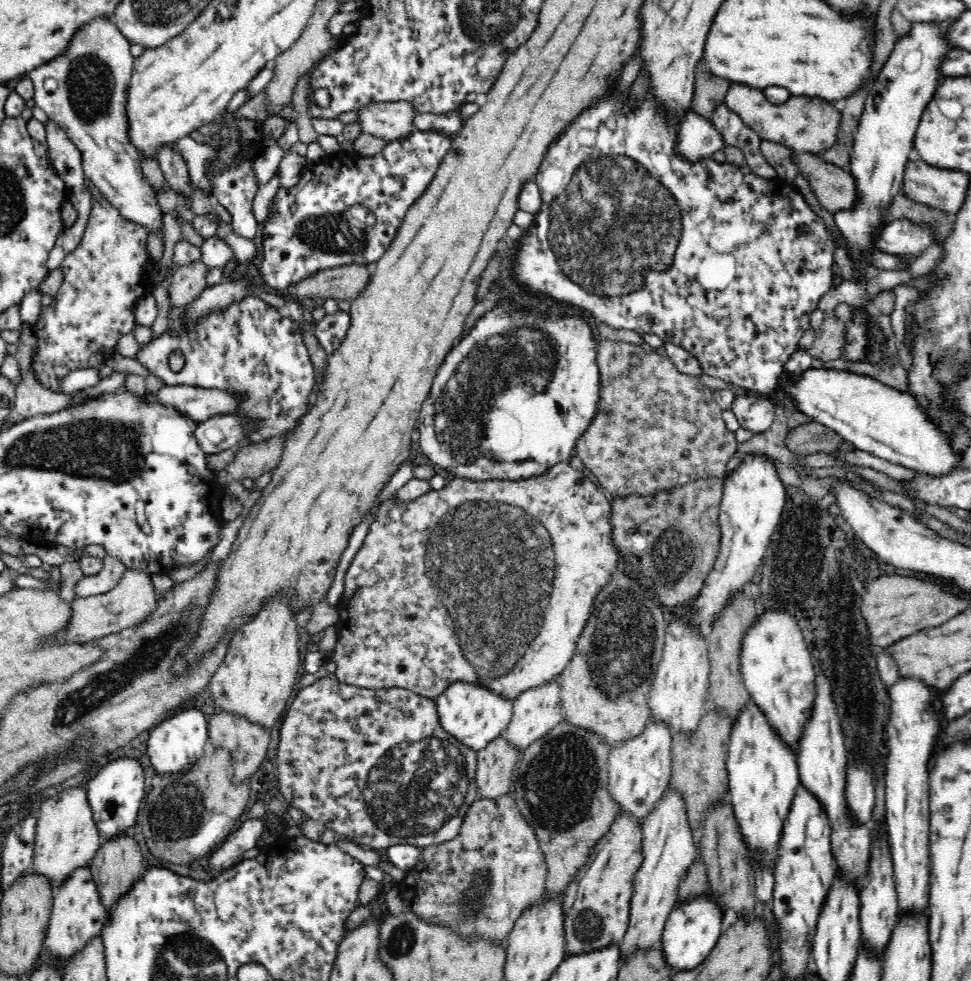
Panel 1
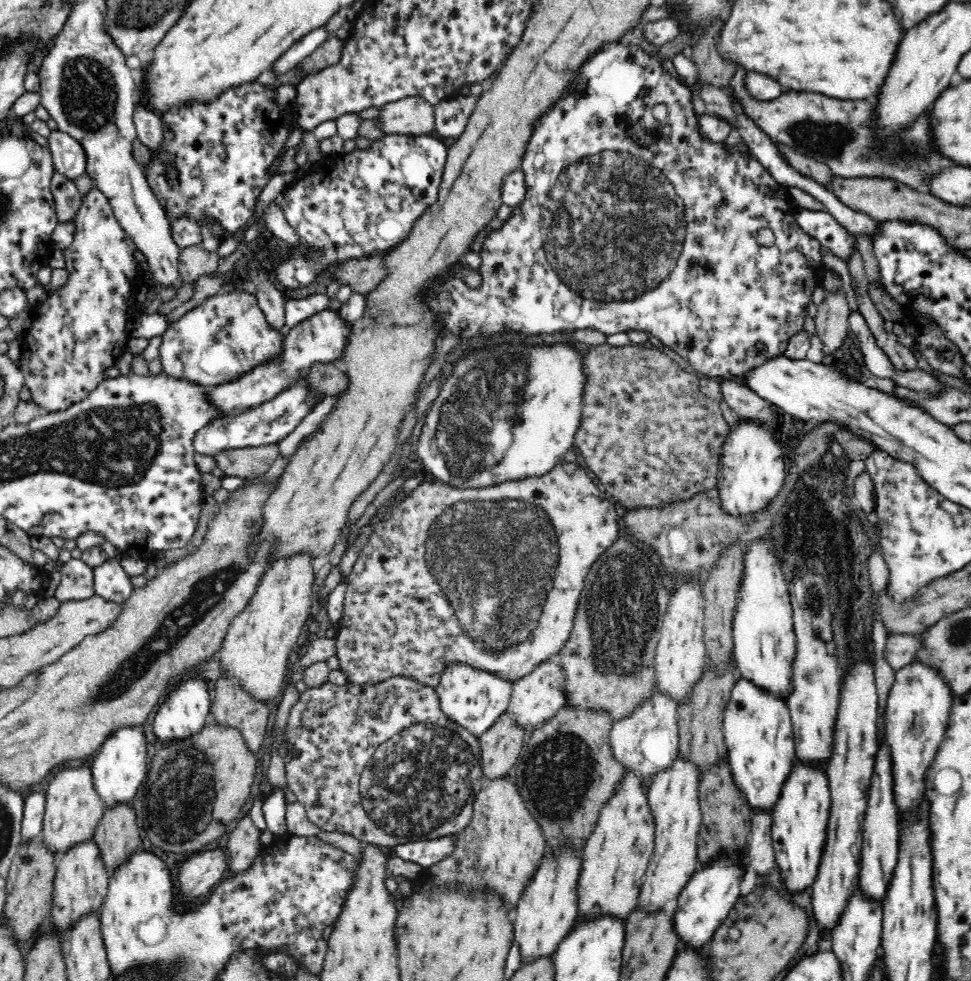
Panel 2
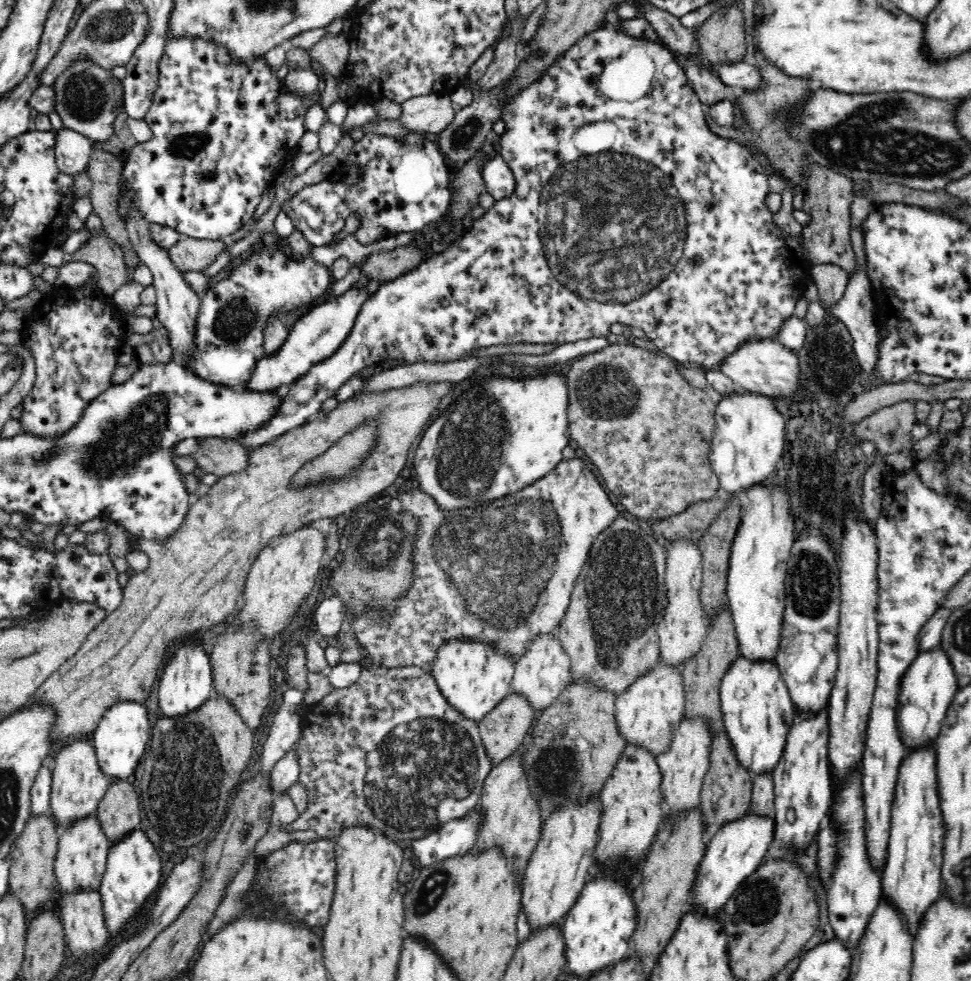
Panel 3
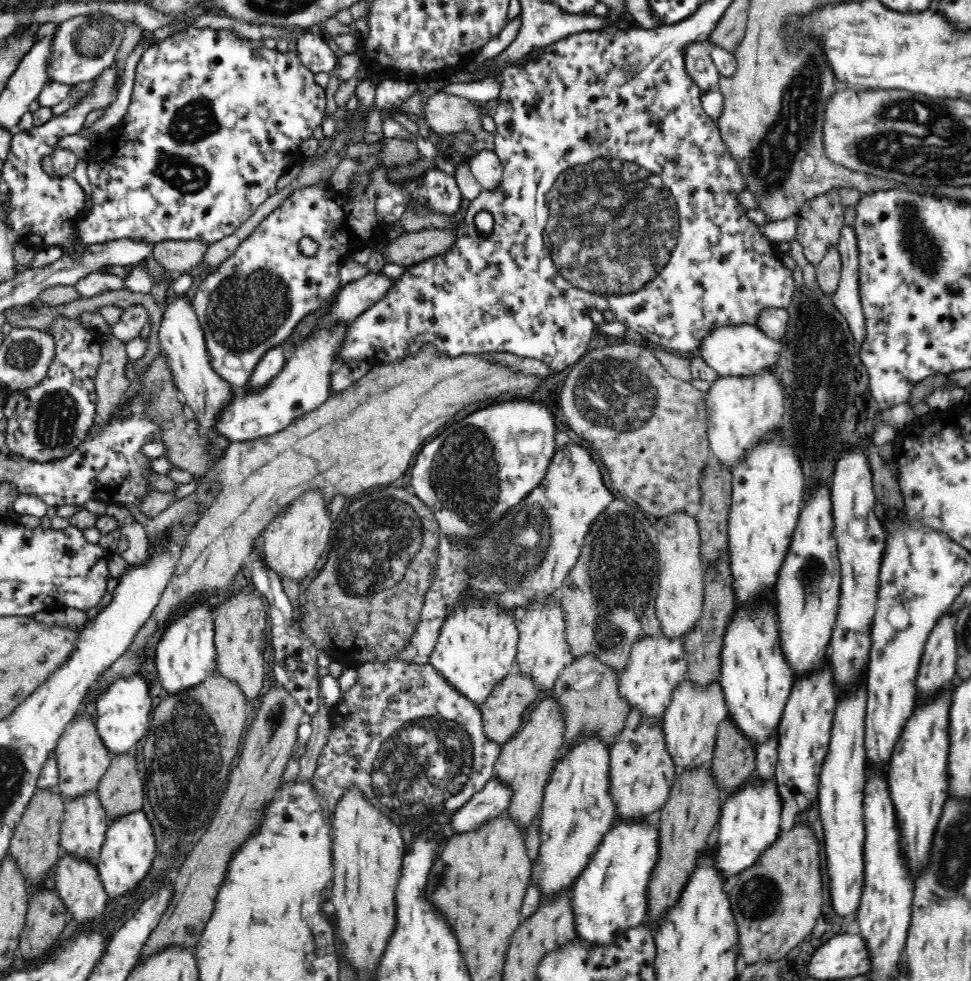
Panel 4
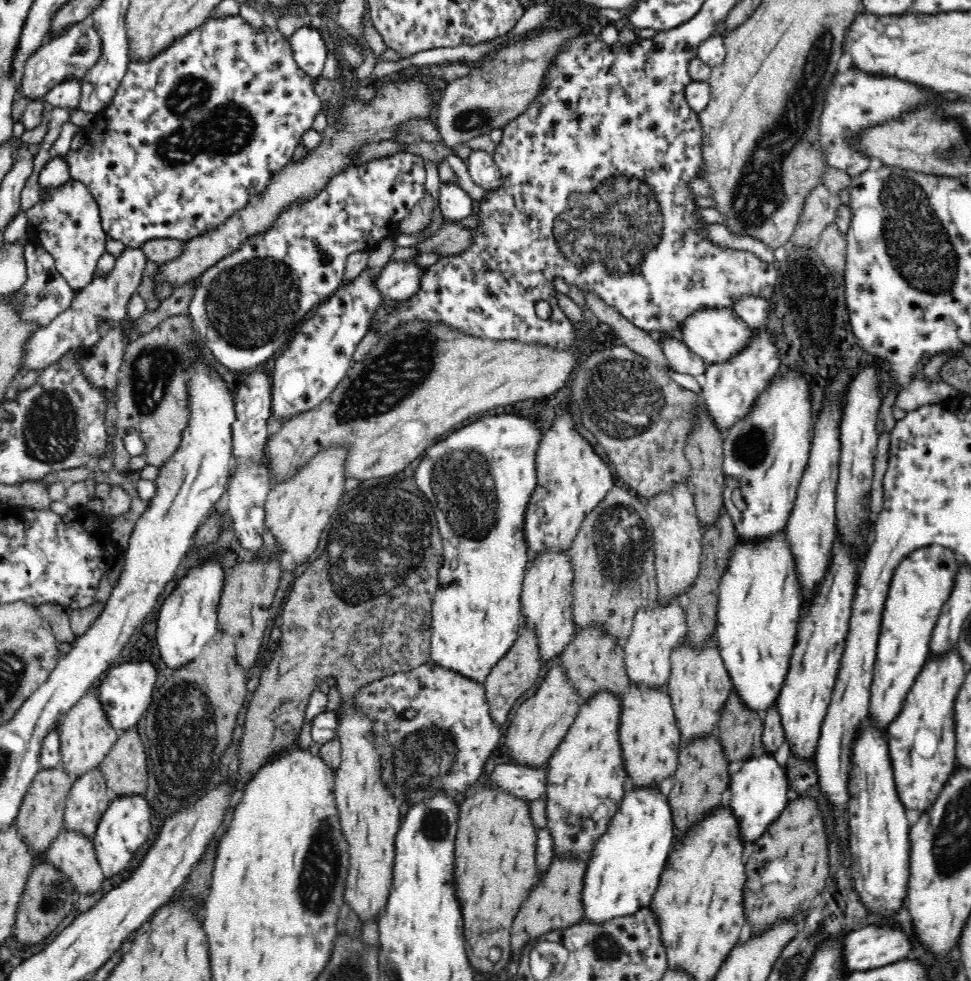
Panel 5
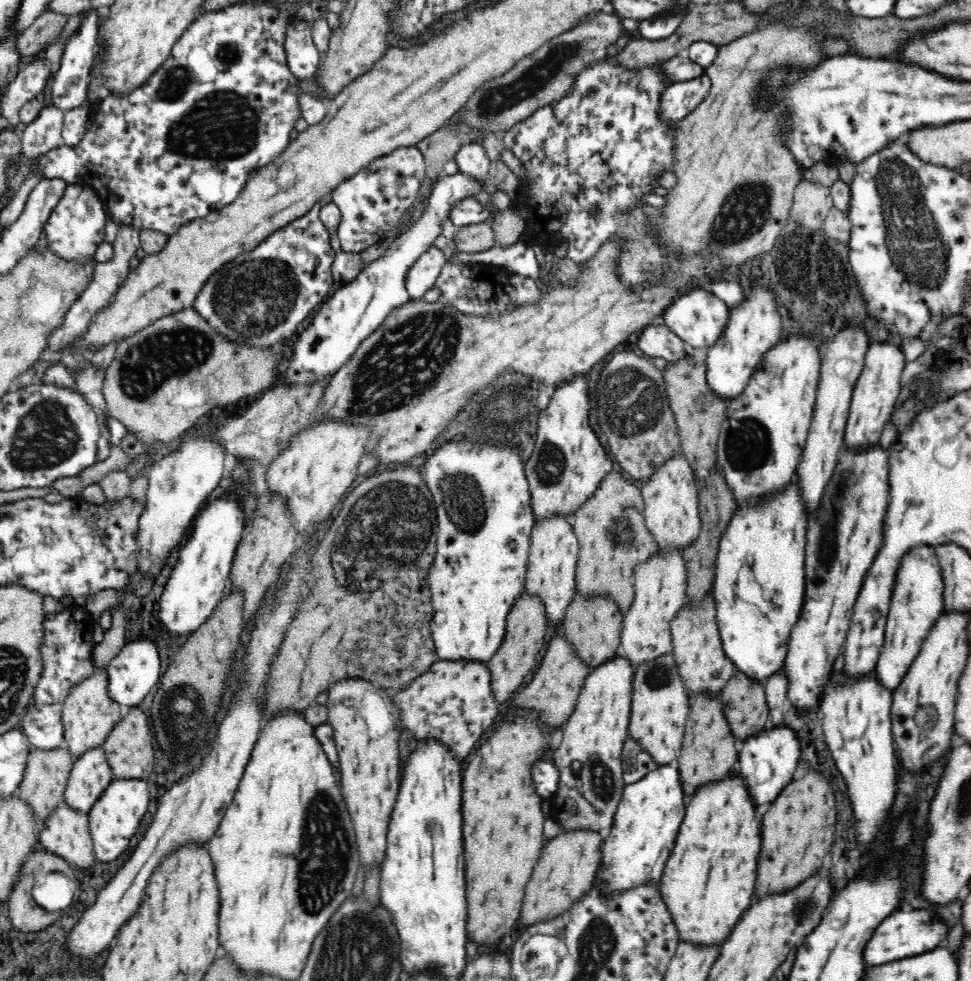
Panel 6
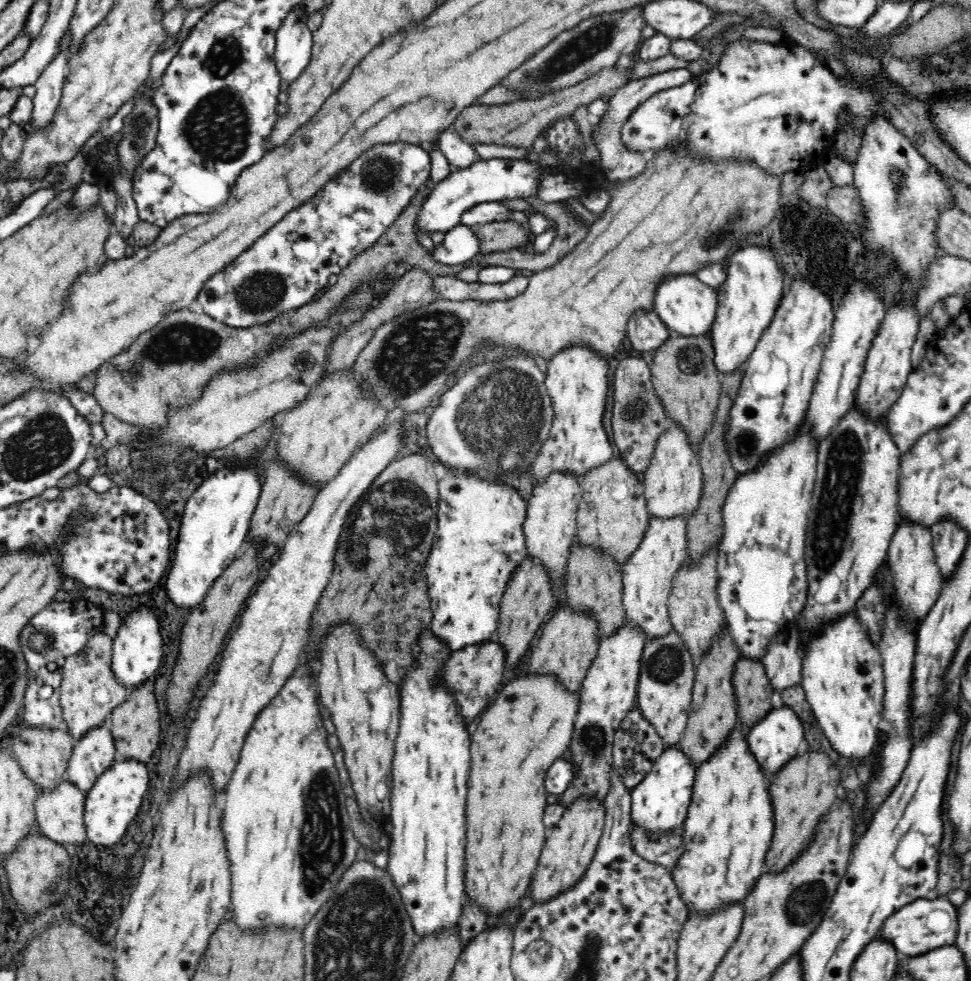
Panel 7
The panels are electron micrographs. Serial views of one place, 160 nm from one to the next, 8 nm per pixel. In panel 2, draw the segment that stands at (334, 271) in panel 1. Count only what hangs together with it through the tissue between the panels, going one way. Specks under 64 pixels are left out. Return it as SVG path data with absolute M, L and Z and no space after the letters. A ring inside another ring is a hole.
M383 255L360 259L347 259L335 272L341 284L350 284L353 292L367 294L373 291L387 275L387 266Z

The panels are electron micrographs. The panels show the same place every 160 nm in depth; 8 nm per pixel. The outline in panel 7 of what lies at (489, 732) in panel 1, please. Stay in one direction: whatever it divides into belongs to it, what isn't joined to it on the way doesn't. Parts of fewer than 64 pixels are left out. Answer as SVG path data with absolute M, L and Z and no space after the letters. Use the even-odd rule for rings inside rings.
M448 474L440 480L438 522L430 552L424 562L428 594L431 598L431 632L453 651L480 644L496 637L502 594L512 572L527 554L523 524L526 502L514 487L506 483L487 482L477 476Z

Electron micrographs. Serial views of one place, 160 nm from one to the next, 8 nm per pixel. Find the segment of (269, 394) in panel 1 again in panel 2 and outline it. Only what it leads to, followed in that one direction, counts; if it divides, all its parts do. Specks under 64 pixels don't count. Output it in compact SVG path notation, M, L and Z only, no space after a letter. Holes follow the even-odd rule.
M245 282L234 290L208 297L163 333L163 372L204 388L234 382L283 352L283 334L270 329L254 290Z

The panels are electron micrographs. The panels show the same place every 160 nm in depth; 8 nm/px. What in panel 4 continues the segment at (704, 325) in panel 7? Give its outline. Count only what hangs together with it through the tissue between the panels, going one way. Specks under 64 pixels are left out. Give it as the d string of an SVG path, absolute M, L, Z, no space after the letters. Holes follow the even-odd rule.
M745 322L712 326L712 330L708 330L704 336L698 352L704 363L714 368L720 376L751 376L763 369L775 370L775 365L779 362L779 353L782 353L780 342L768 337L758 326Z

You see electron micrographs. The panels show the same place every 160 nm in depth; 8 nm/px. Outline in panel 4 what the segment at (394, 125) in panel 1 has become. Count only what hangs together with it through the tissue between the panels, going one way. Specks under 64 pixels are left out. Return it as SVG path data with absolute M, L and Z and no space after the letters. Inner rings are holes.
M440 90L428 98L423 117L438 135L475 133L482 129L482 114L492 116L497 100L477 102Z

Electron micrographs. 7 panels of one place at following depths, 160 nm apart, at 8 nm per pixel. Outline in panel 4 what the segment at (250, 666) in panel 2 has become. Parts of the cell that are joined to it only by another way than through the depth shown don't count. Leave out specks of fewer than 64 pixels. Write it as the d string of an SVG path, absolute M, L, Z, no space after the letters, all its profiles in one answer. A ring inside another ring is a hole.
M310 489L292 500L286 508L282 508L274 520L270 520L264 528L259 542L263 546L263 561L280 578L292 578L300 583L318 564L322 552L328 544L328 534L336 522L331 517L323 490Z

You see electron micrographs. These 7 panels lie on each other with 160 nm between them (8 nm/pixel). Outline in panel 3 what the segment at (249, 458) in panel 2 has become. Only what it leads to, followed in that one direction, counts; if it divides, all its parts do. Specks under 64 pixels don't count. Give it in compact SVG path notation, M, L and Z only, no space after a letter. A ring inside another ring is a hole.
M198 438L198 448L188 455L196 467L217 477L240 473L248 466L246 447L236 439Z

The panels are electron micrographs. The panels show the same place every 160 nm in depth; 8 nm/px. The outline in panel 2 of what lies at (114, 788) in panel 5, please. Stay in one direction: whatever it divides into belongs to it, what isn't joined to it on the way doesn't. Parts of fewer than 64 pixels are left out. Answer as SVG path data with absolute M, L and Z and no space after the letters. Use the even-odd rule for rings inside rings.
M128 801L109 806L102 814L93 838L102 850L102 861L112 874L136 849L142 848L137 813Z

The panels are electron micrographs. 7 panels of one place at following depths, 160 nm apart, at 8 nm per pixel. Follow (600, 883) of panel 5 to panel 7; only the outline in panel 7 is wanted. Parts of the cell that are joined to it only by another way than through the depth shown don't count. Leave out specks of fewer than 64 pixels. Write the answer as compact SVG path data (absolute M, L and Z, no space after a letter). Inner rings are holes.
M678 744L666 746L644 780L631 788L632 823L636 824L636 827L646 829L652 835L674 831L683 826L693 795L696 771L697 765L684 754Z

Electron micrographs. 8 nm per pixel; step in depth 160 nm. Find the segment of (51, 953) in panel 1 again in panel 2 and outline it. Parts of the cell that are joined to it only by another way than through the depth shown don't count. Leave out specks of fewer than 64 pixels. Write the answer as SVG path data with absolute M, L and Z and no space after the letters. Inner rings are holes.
M94 838L79 842L64 852L58 860L53 883L52 910L48 922L57 930L68 930L72 922L88 912L99 912L100 906L108 893L110 873L102 861L102 850L96 845Z

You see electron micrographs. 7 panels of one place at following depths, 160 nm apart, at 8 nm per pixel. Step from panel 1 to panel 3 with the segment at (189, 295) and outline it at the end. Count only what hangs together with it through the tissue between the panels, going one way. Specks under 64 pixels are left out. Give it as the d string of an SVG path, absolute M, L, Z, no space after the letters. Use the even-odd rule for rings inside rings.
M182 237L168 248L168 257L180 272L199 272L212 264L227 246L225 239Z

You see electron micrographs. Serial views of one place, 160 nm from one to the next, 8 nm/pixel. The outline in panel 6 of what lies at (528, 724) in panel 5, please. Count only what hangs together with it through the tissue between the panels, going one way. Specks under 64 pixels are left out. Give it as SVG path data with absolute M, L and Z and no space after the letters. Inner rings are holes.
M557 629L548 637L542 662L539 662L538 670L534 672L534 678L530 678L530 682L514 696L514 706L516 708L533 708L539 712L545 728L549 728L549 730L559 728L574 712L574 706L578 702L582 686L584 686L584 681L590 671L591 667L578 658L577 652L571 642L565 638L563 631Z

